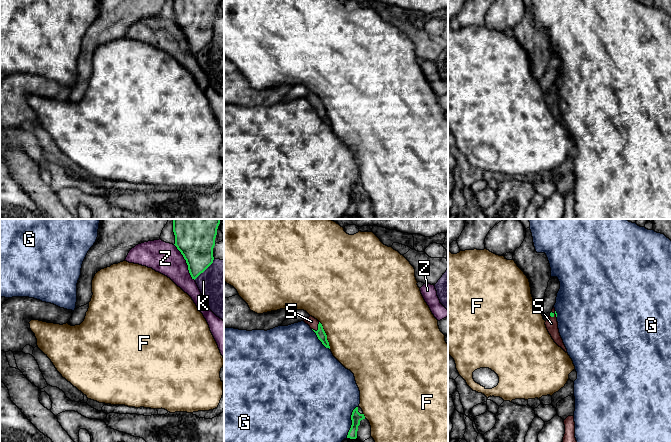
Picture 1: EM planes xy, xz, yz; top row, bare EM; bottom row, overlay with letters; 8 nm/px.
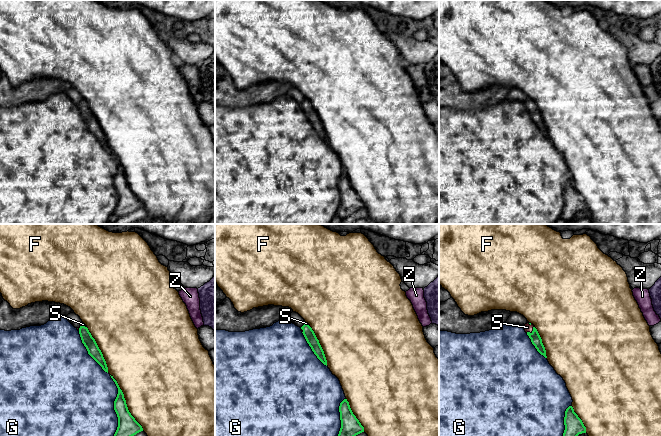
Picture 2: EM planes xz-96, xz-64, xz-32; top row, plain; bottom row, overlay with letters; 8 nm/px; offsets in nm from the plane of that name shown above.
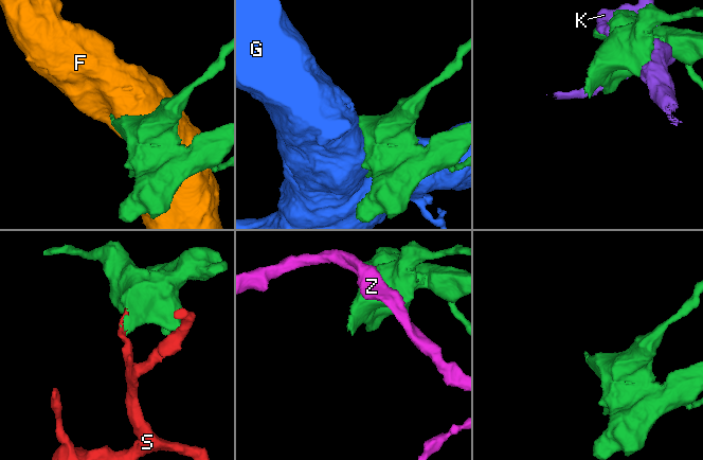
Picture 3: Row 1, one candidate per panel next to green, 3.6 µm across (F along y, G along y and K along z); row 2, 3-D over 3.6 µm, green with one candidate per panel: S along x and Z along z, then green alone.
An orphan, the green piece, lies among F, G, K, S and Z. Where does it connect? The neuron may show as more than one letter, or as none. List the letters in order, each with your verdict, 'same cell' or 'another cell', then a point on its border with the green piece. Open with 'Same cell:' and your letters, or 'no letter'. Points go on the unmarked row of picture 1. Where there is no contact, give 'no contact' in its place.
Same cell: S
F: another cell; contact xz (326, 111)
G: another cell; contact xz (352, 198)
K: another cell; contact xy (204, 46)
S: same cell; contact xz (318, 104)
Z: another cell; contact xy (186, 38)

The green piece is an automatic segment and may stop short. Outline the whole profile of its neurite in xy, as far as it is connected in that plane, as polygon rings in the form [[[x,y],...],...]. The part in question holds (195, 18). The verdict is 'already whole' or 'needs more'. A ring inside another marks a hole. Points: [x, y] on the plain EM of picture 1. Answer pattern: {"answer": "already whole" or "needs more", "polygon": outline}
{"answer": "already whole", "polygon": [[[173,0],[174,21],[186,36],[194,56],[213,39],[218,2],[219,0]]]}

